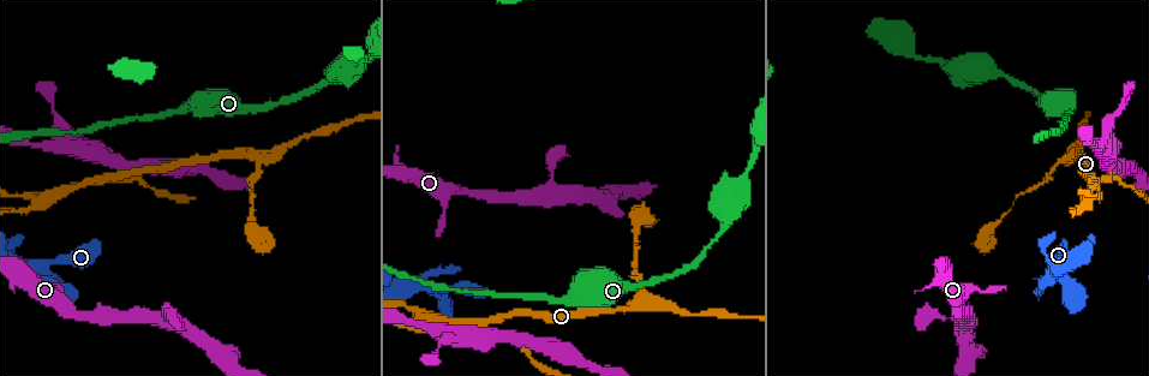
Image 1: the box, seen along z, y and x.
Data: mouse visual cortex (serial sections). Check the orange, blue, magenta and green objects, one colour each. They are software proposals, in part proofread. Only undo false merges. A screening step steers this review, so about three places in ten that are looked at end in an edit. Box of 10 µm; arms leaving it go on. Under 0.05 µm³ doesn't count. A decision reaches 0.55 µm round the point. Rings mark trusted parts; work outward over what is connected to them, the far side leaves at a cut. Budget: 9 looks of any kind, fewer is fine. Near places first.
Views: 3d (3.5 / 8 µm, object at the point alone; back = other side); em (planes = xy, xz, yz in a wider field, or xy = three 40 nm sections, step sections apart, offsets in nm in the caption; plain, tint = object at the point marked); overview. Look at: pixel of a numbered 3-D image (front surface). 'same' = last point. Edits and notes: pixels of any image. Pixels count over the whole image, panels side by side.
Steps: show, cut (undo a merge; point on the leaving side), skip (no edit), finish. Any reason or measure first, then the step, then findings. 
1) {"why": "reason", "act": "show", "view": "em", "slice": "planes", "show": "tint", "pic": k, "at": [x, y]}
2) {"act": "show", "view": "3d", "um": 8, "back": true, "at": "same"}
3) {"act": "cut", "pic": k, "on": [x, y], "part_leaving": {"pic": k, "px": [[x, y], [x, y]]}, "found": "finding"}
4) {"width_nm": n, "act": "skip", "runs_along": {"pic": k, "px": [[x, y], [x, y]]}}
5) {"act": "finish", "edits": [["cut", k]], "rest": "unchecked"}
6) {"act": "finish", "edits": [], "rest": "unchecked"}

{"why": "sharp bend", "act": "show", "view": "3d", "um": 8, "pic": 1, "at": [929, 313]}

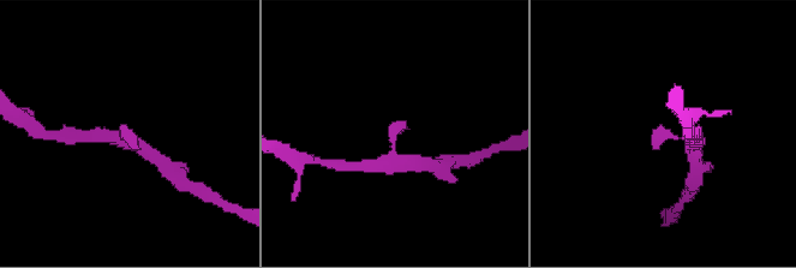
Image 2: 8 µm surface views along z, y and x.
{"why": "need the tissue", "act": "show", "view": "em", "slice": "planes", "show": "tint", "at": "same"}

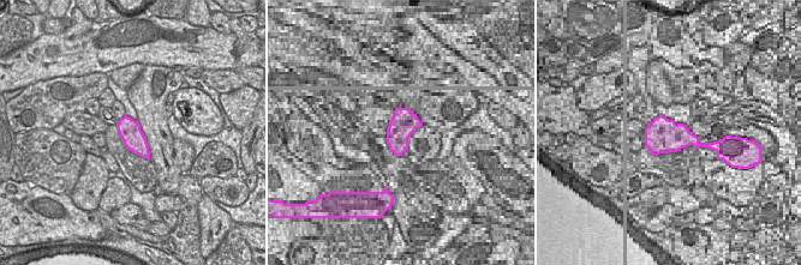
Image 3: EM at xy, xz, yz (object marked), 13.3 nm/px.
{"act": "skip", "runs_along": {"pic": 2, "px": [[385, 165], [394, 131], [410, 129]]}, "found": "one cell here"}

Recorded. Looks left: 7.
{"why": "branch point", "act": "show", "view": "3d", "um": 3.5, "back": true, "pic": 1, "at": [479, 324]}

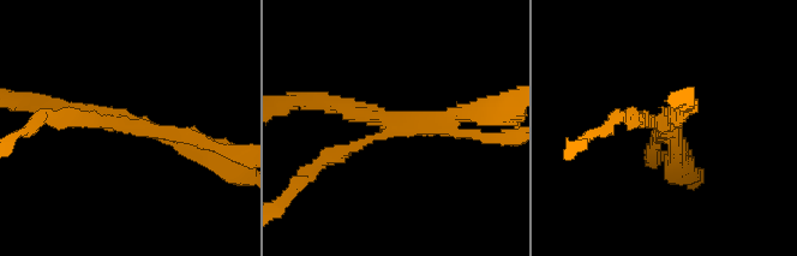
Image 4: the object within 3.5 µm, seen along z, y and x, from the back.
{"arms": 3, "arm_widths_nm": [200, 250, 250], "act": "show", "view": "em", "slice": "xy", "step": 5, "show": "tint", "pic": 4, "at": [389, 123]}

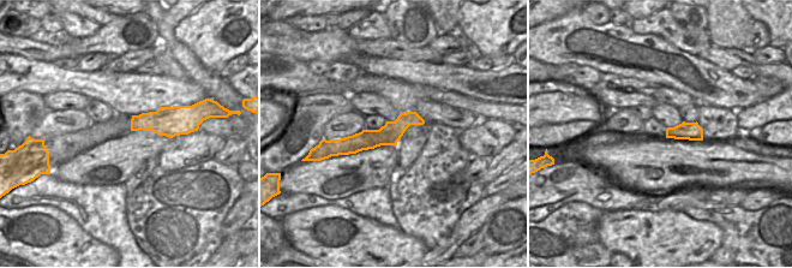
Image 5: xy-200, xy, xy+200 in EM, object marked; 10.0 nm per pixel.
{"why": "cut it another way", "act": "show", "view": "em", "slice": "xy", "step": 3, "show": "tint", "at": "same"}

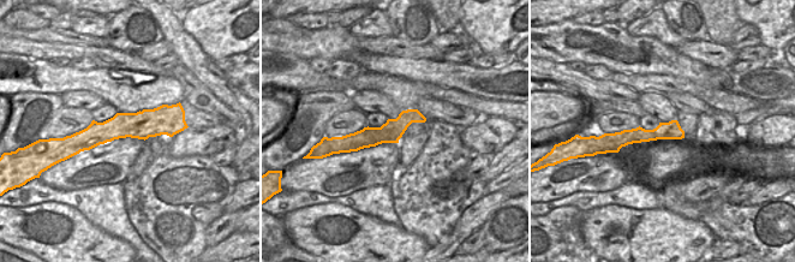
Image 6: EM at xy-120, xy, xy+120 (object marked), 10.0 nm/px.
{"act": "cut", "pic": 4, "on": [345, 149], "found": "a second cell is stuck on"}

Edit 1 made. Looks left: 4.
{"why": "small branch off a trunk", "act": "show", "view": "3d", "um": 8, "pic": 1, "at": [412, 286]}

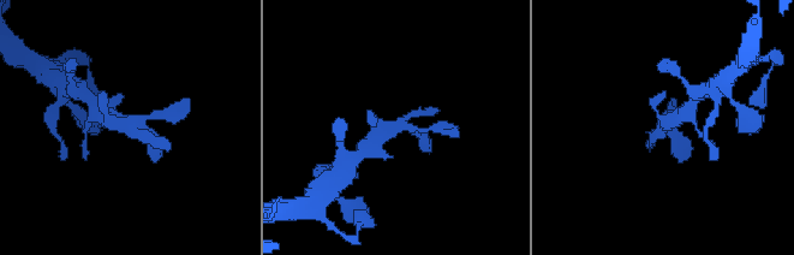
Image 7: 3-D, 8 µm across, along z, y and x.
{"why": "closer look", "act": "show", "view": "3d", "um": 3.5, "at": "same"}

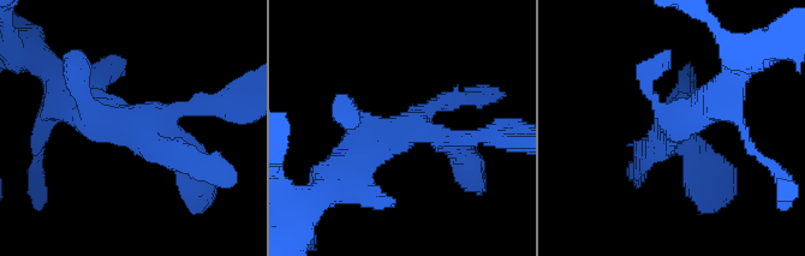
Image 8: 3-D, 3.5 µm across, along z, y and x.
{"act": "skip", "runs_along": {"pic": 8, "px": [[479, 135], [373, 135], [350, 168]]}, "found": "continuous, no second cell"}

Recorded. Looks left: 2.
{"why": "three-way junction", "act": "show", "view": "3d", "um": 3.5, "back": true, "pic": 1, "at": [1070, 160]}

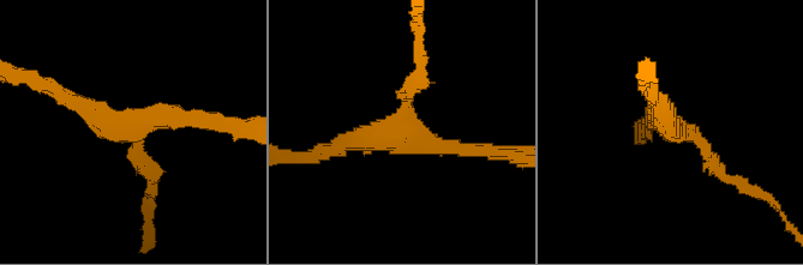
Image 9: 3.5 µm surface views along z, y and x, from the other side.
{"arms": 3, "arm_widths_nm": [200, 250, 300], "act": "show", "view": "em", "slice": "xy", "step": 1, "show": "tint", "pic": 9, "at": [404, 127]}

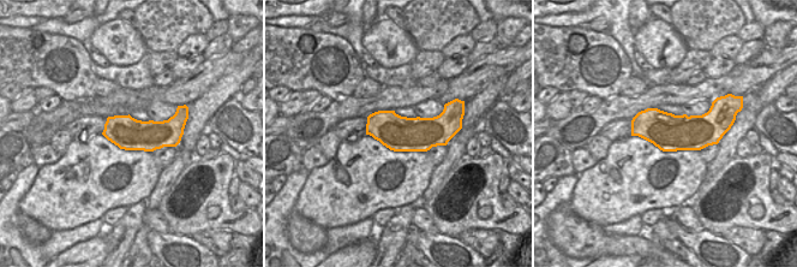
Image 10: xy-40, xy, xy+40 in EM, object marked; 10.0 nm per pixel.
{"act": "skip", "runs_along": {"pic": 9, "px": [[479, 150], [405, 128], [420, 70]]}, "found": "one cell here"}

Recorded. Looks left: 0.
{"act": "finish", "edits": [["cut", 4]], "rest": "unchecked"}

